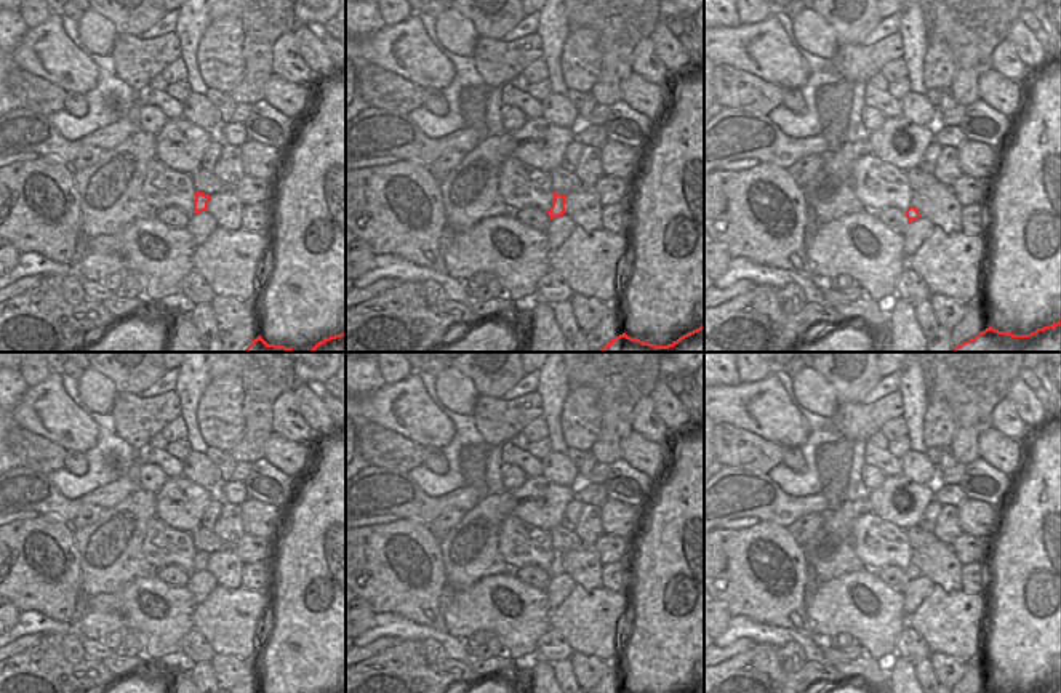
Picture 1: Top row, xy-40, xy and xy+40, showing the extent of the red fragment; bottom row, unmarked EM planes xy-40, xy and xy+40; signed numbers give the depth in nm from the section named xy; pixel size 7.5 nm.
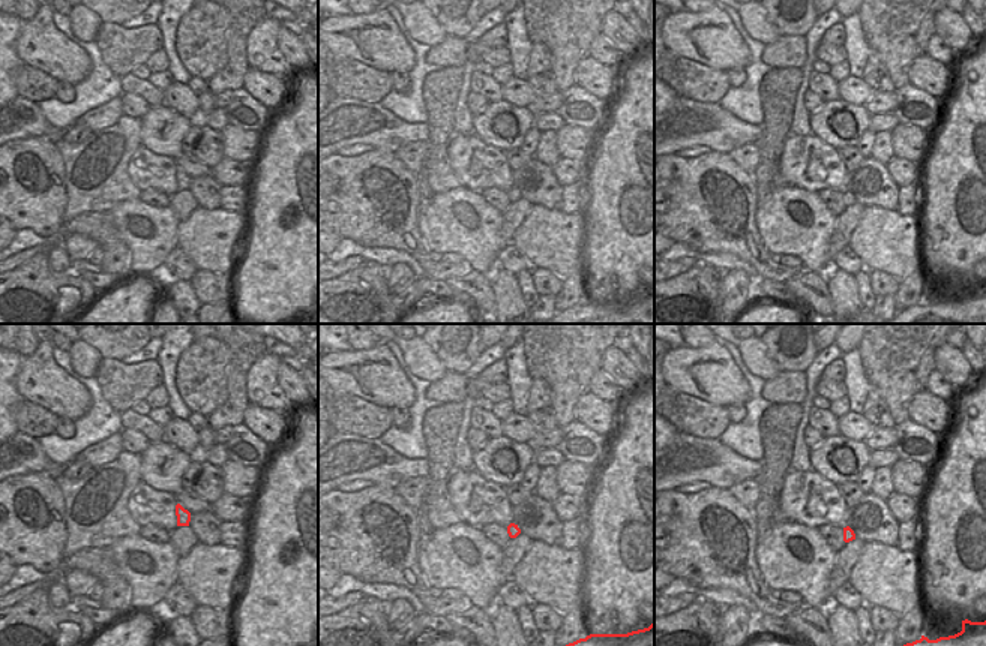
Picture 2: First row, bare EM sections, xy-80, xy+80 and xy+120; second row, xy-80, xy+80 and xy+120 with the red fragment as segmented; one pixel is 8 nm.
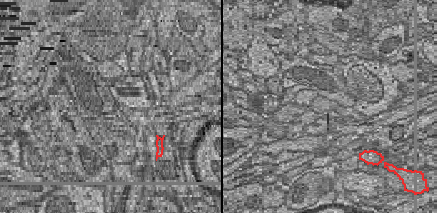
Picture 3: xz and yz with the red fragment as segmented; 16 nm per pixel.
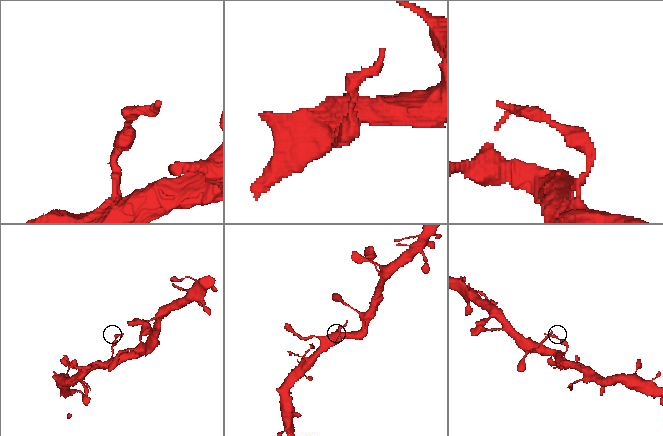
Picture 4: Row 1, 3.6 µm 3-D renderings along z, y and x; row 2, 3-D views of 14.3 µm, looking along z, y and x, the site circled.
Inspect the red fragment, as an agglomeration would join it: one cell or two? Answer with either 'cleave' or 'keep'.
cleave

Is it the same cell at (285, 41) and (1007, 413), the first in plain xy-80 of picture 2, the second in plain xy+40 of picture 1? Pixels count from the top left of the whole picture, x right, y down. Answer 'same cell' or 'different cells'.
different cells

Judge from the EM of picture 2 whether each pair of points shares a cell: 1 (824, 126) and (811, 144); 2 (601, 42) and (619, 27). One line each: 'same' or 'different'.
1: different
2: different

